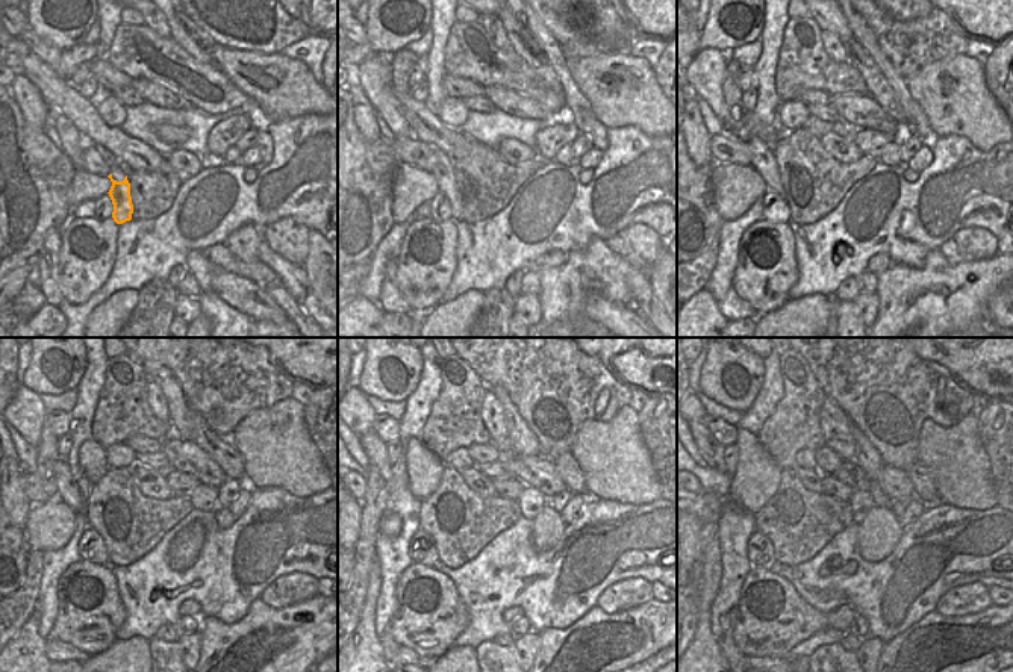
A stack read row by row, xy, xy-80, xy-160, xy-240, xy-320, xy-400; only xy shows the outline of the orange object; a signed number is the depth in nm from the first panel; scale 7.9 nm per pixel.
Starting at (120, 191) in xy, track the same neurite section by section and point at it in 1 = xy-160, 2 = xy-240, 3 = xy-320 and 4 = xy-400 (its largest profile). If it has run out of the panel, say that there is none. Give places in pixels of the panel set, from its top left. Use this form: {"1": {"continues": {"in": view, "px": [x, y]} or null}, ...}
{"1": {"continues": {"in": "xy-160", "px": [762, 156]}}, "2": {"continues": {"in": "xy-240", "px": [70, 494]}}, "3": {"continues": {"in": "xy-320", "px": [376, 450]}}, "4": {"continues": {"in": "xy-400", "px": [712, 451]}}}

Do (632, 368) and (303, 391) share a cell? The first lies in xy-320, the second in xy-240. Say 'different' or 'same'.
different

